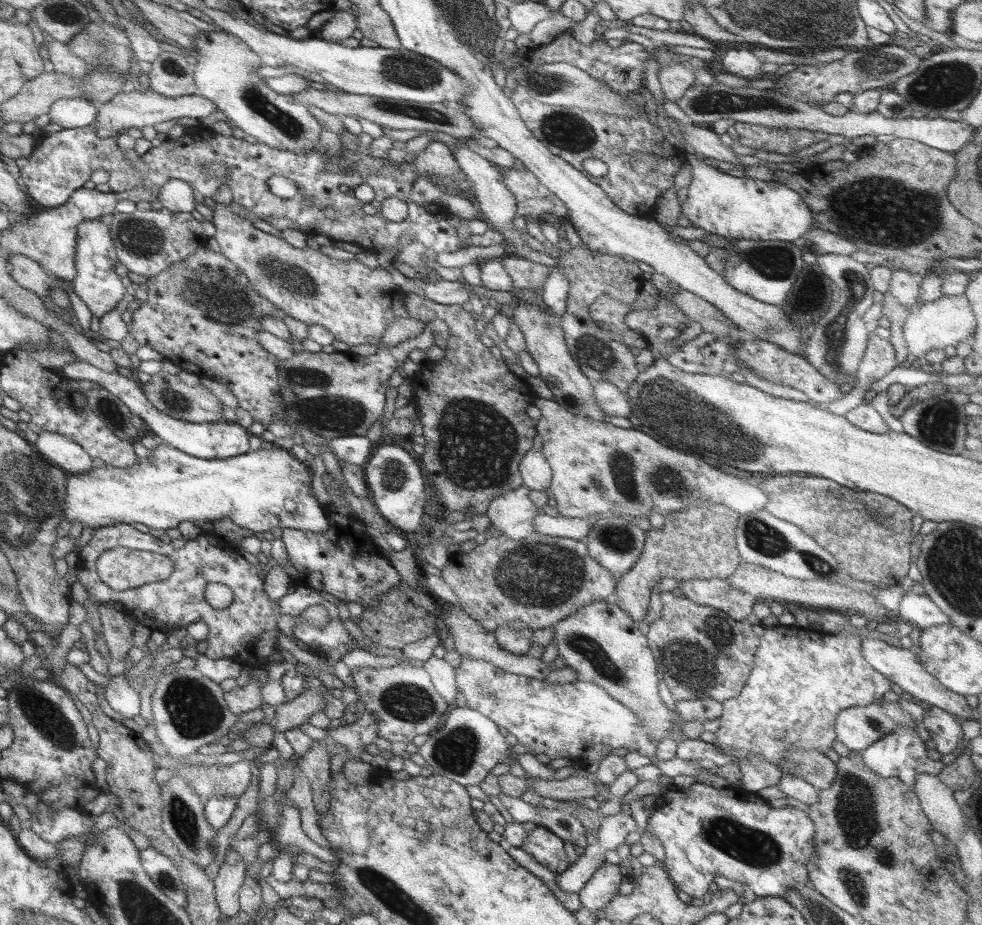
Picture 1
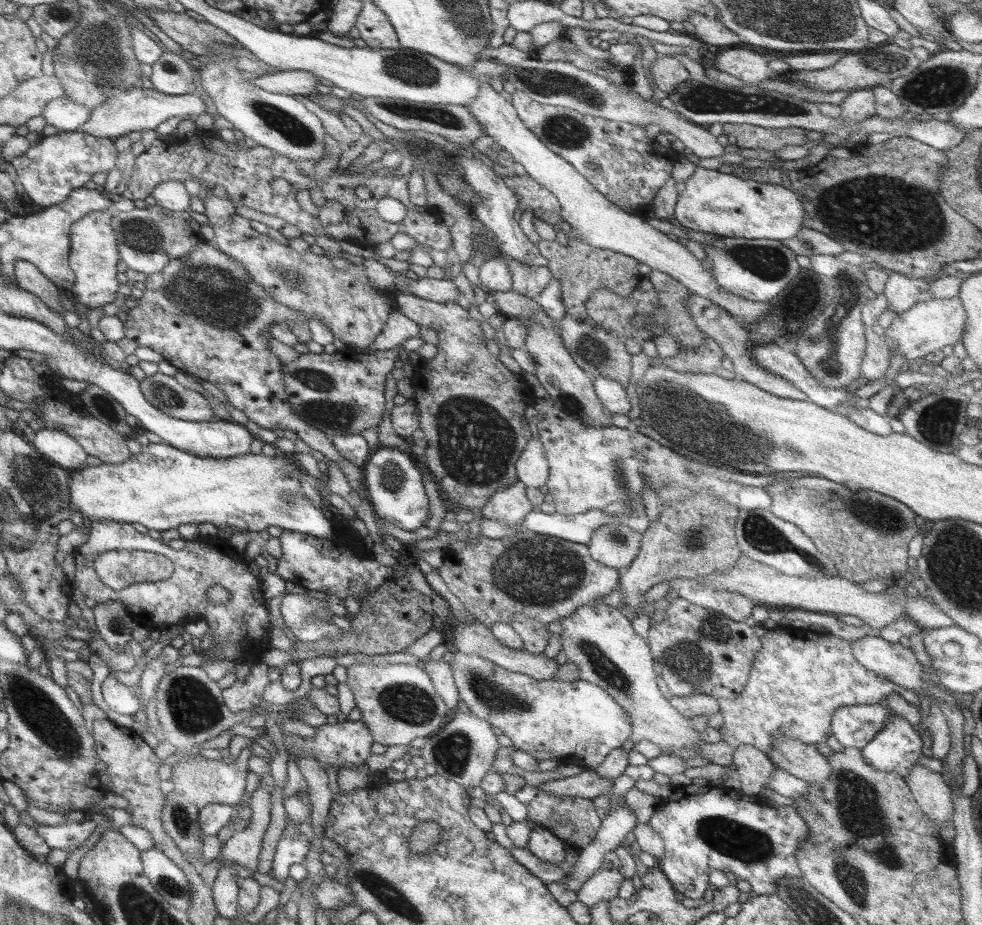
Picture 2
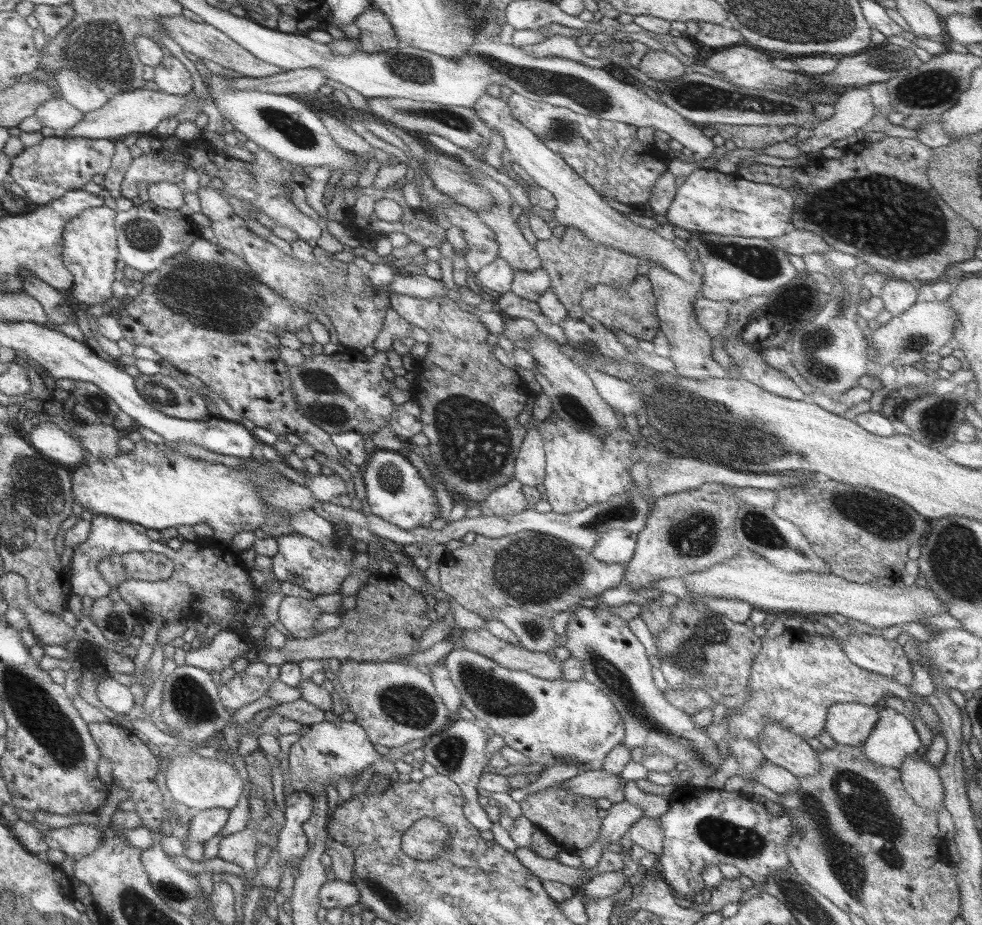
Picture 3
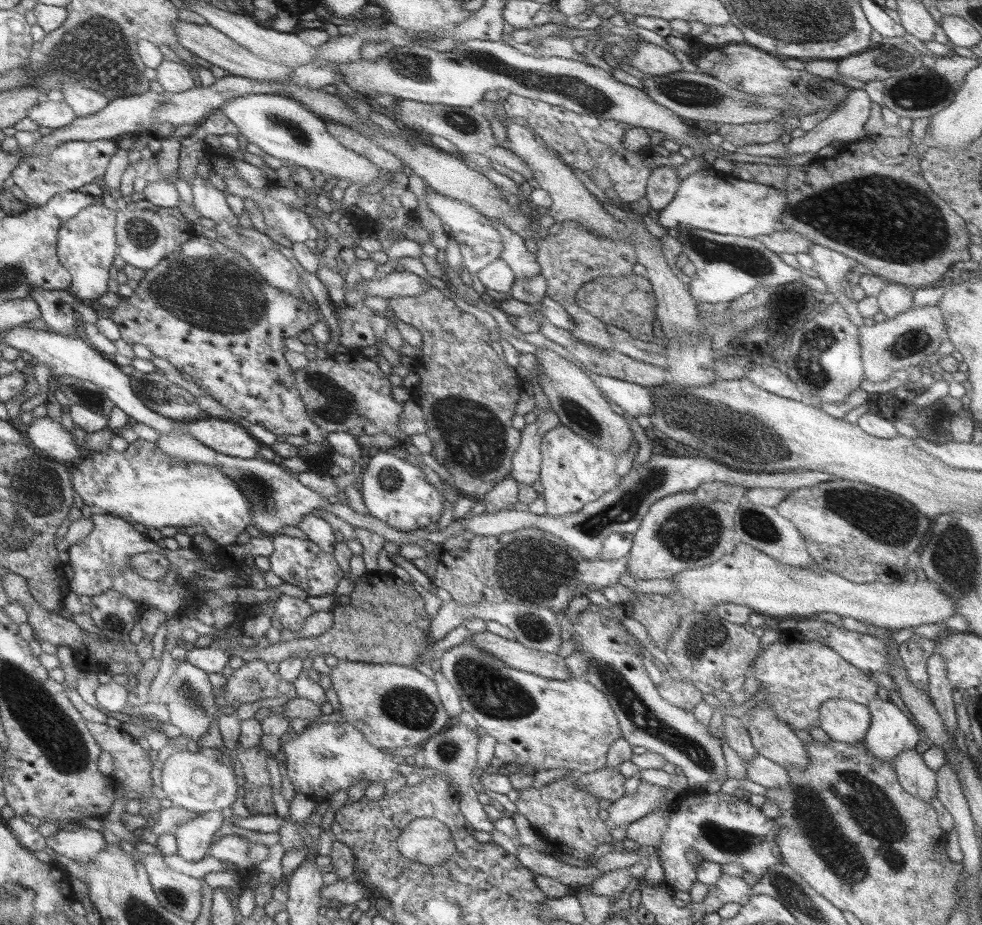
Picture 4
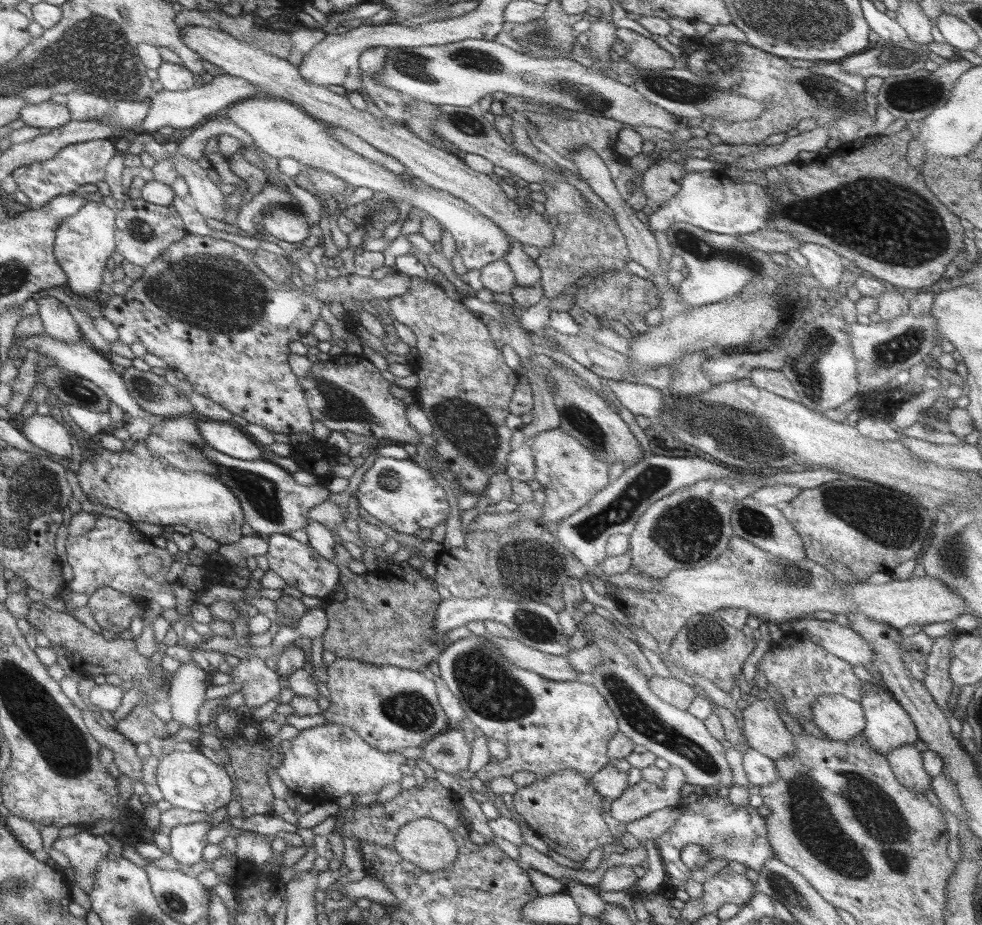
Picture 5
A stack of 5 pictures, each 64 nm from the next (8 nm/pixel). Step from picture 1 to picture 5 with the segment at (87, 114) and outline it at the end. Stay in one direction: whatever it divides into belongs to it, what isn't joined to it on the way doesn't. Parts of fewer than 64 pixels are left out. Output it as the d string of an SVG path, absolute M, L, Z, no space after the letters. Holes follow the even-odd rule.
M41 102L41 104L27 104L23 110L17 114L17 120L23 122L23 126L31 128L61 128L69 122L69 112L67 106L59 106L55 102Z

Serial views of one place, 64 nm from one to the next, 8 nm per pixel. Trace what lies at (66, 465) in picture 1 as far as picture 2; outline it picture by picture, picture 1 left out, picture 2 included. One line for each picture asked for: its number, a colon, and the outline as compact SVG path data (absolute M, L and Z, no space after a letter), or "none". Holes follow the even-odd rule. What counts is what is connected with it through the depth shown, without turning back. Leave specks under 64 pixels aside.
2: M43 426L39 432L35 432L29 444L35 448L35 452L43 454L47 460L57 464L61 470L79 472L87 468L85 450L63 430Z

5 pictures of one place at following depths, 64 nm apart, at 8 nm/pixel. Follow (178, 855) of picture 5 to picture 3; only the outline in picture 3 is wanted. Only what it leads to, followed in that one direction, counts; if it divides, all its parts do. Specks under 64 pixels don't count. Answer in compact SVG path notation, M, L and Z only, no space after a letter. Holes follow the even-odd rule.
M215 808L215 810L205 810L205 812L195 812L195 818L189 822L185 838L183 838L183 856L199 862L203 858L203 846L209 842L213 836L225 828L229 810Z

